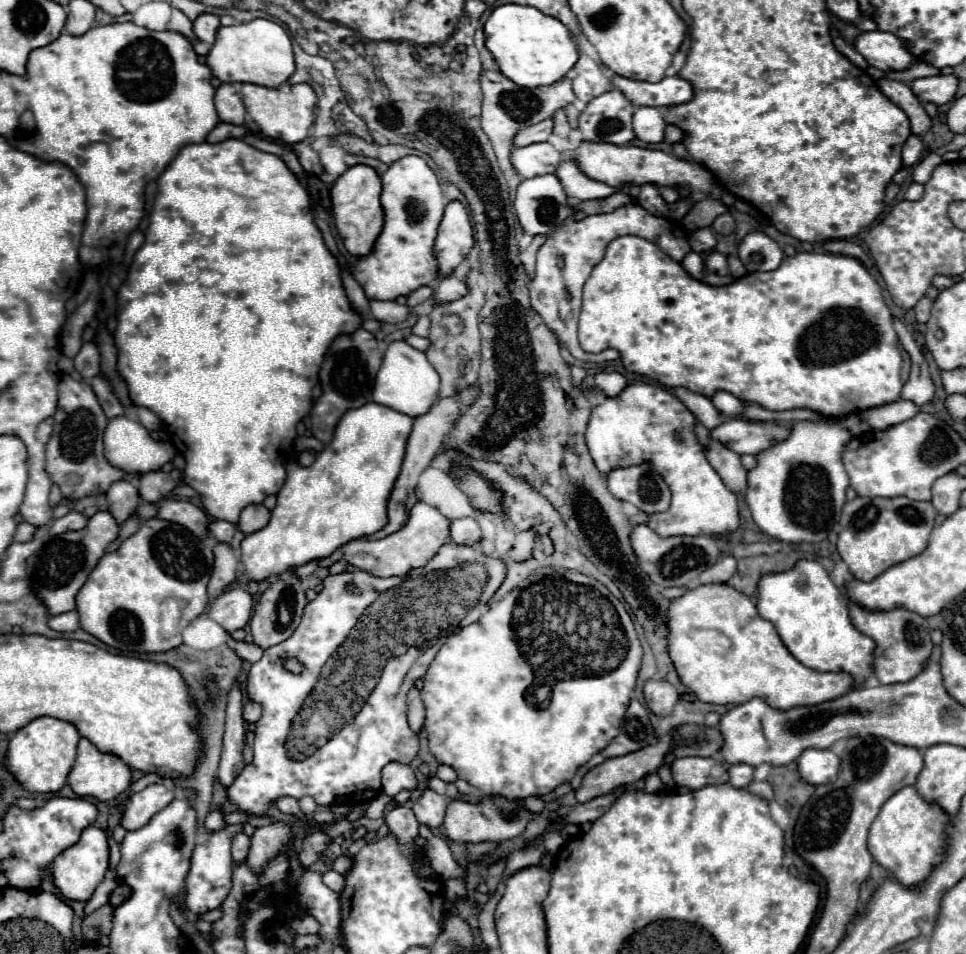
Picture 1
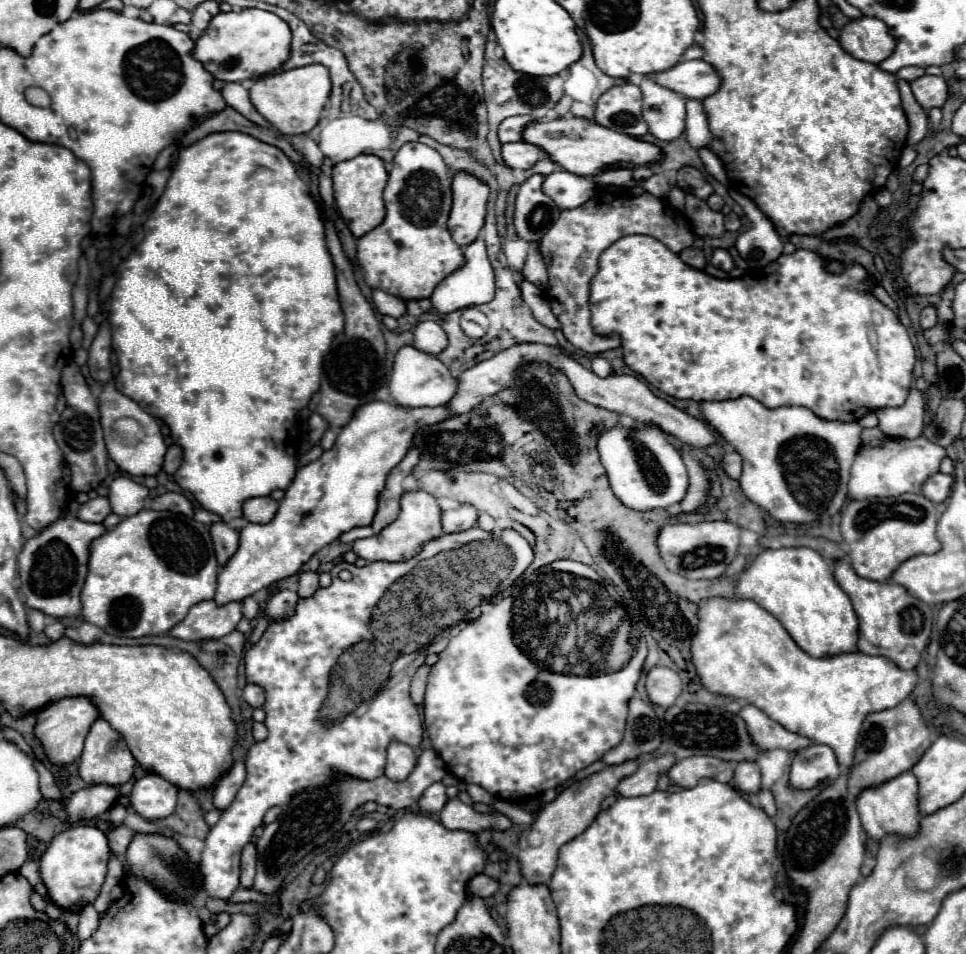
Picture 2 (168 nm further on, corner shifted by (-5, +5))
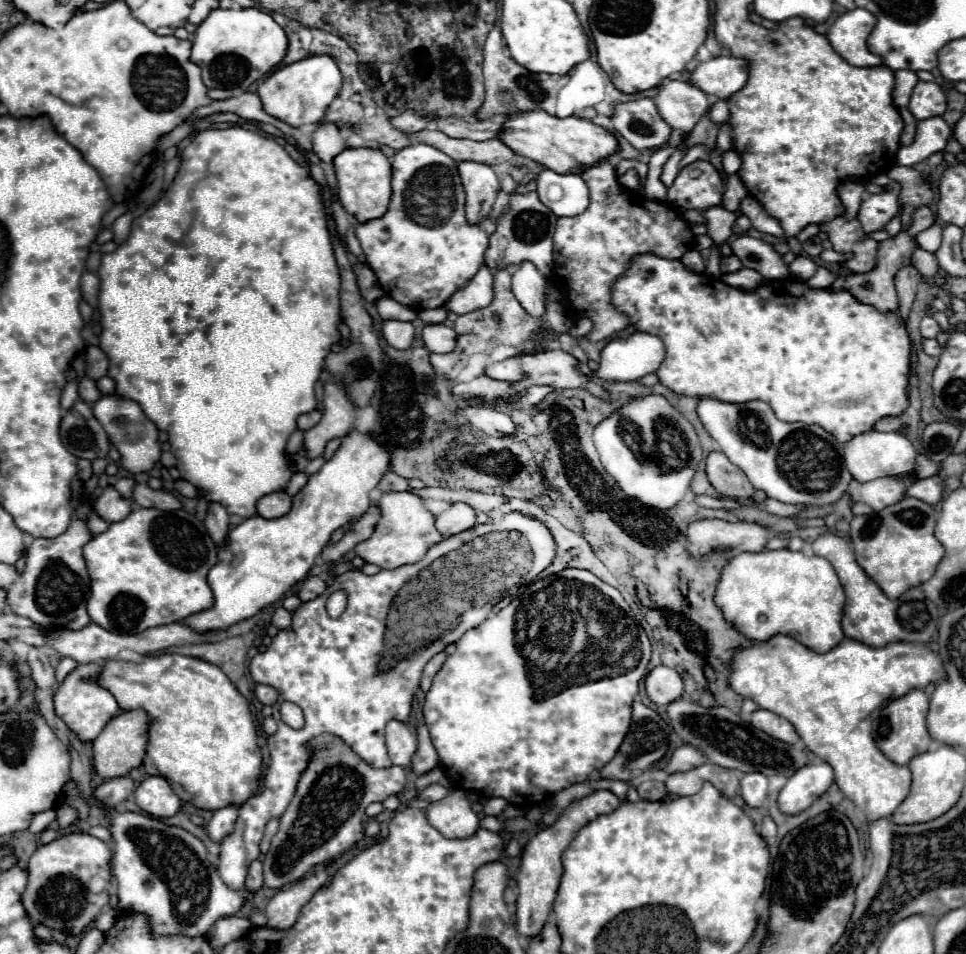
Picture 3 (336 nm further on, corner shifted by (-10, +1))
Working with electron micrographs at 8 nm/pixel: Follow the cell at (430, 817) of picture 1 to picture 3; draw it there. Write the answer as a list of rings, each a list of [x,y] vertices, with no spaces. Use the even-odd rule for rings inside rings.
[[[429,785],[419,797],[425,799],[425,801],[429,801],[429,803],[435,803],[439,799],[445,799],[449,793],[451,793],[451,789],[443,787],[443,785]]]

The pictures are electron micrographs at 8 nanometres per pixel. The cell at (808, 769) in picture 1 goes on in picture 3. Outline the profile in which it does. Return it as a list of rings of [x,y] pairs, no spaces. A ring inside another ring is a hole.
[[[809,763],[789,777],[779,793],[779,809],[795,815],[805,811],[819,795],[823,795],[833,783],[833,771],[829,763]]]

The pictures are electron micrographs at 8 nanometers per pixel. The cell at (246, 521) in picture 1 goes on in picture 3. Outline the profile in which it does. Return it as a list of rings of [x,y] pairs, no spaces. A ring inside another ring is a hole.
[[[285,491],[265,495],[257,501],[257,515],[263,519],[283,517],[291,509],[291,497]]]

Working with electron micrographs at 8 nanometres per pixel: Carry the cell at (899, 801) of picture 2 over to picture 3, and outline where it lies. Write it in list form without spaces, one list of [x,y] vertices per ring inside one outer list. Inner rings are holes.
[[[777,633],[767,641],[753,641],[749,647],[743,647],[743,651],[735,651],[735,655],[731,655],[729,685],[741,697],[755,701],[761,709],[787,719],[803,739],[805,747],[833,767],[835,783],[839,785],[839,789],[855,803],[859,811],[867,813],[867,823],[873,823],[877,819],[891,817],[899,803],[903,803],[903,799],[907,799],[911,791],[909,767],[891,763],[875,747],[875,741],[871,737],[873,715],[887,707],[887,703],[907,695],[907,691],[913,691],[915,687],[923,689],[929,683],[939,683],[943,677],[945,671],[941,659],[933,651],[929,651],[927,645],[889,643],[881,649],[875,649],[859,641],[845,639],[841,645],[821,655],[797,643],[789,635]]]

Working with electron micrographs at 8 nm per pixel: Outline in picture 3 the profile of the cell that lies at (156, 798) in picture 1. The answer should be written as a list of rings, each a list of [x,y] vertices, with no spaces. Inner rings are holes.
[[[147,777],[135,789],[135,803],[157,819],[173,817],[181,809],[181,799],[175,795],[165,777]]]

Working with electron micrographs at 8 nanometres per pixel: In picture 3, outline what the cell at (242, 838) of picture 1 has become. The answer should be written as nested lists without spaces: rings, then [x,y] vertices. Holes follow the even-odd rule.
[[[259,859],[249,865],[249,873],[247,873],[245,887],[251,889],[251,891],[257,891],[257,889],[263,887],[263,865],[261,865]]]

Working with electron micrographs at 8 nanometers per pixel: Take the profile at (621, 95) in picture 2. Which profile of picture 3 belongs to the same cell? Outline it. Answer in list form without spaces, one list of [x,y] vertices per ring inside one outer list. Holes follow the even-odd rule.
[[[647,97],[617,103],[611,121],[617,133],[621,133],[637,149],[661,147],[667,143],[671,133],[669,125],[659,117],[653,99]]]

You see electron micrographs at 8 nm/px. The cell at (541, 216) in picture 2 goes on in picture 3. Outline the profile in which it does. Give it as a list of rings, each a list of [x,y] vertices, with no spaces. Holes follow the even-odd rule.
[[[535,191],[509,195],[509,211],[497,221],[497,231],[489,237],[489,249],[485,255],[485,265],[491,269],[503,269],[511,263],[531,261],[545,277],[551,273],[553,265],[553,233],[555,233],[557,215],[549,211],[539,201]]]

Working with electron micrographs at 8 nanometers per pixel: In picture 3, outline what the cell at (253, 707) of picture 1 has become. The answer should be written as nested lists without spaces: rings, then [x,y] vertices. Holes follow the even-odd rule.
[[[255,685],[255,697],[257,697],[263,705],[273,705],[273,703],[277,701],[279,693],[277,693],[273,687],[269,687],[269,685]]]

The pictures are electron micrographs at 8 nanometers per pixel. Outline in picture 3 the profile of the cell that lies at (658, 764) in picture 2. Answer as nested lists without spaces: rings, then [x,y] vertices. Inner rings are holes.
[[[681,745],[673,757],[669,759],[669,763],[665,765],[665,771],[667,773],[677,773],[677,771],[689,771],[689,769],[695,769],[699,765],[707,763],[707,759],[695,749],[695,747],[689,747],[689,745]]]

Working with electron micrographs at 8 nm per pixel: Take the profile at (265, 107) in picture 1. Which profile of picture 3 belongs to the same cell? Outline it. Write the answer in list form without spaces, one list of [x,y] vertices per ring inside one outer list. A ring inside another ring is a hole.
[[[313,55],[297,63],[285,65],[271,73],[257,89],[265,113],[281,119],[291,127],[321,123],[327,107],[341,89],[341,71],[329,55]]]

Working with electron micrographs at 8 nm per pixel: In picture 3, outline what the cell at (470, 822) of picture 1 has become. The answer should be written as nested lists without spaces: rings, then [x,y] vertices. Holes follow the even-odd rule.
[[[455,789],[441,801],[427,807],[429,823],[449,839],[465,839],[477,833],[479,817],[473,813],[469,799],[461,789]]]

